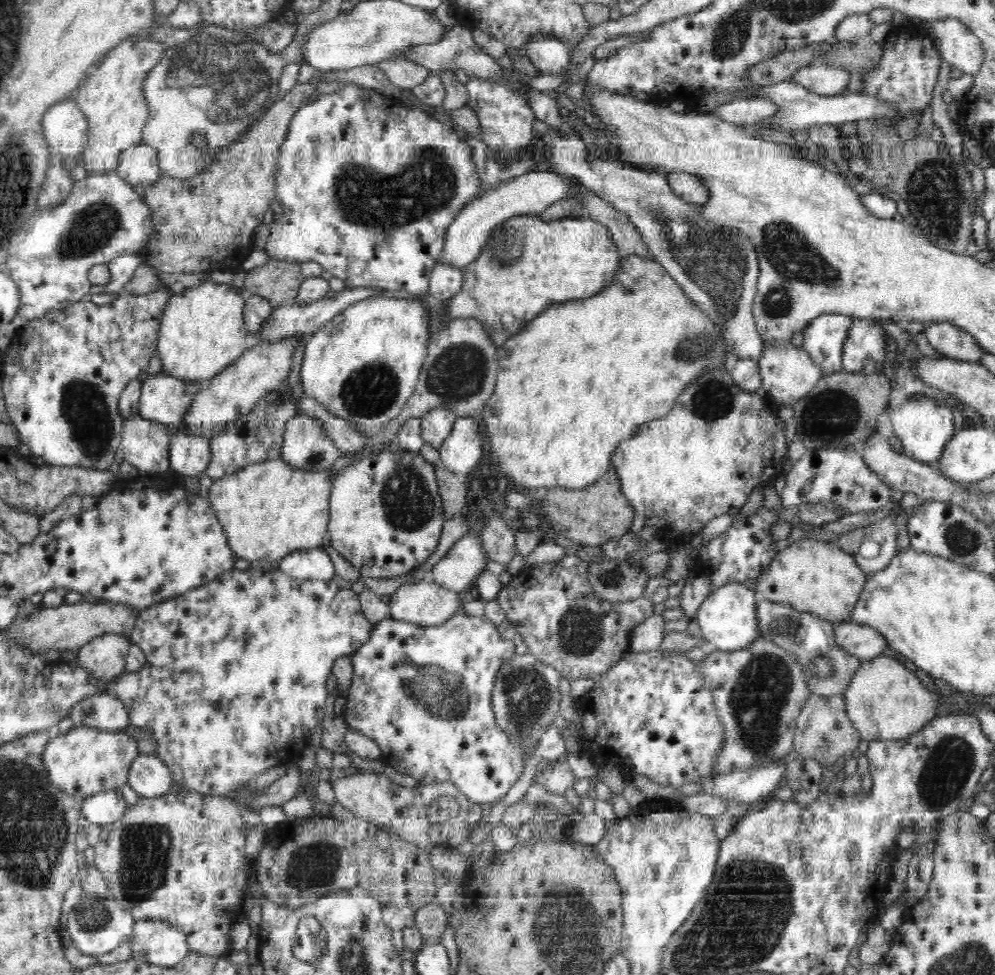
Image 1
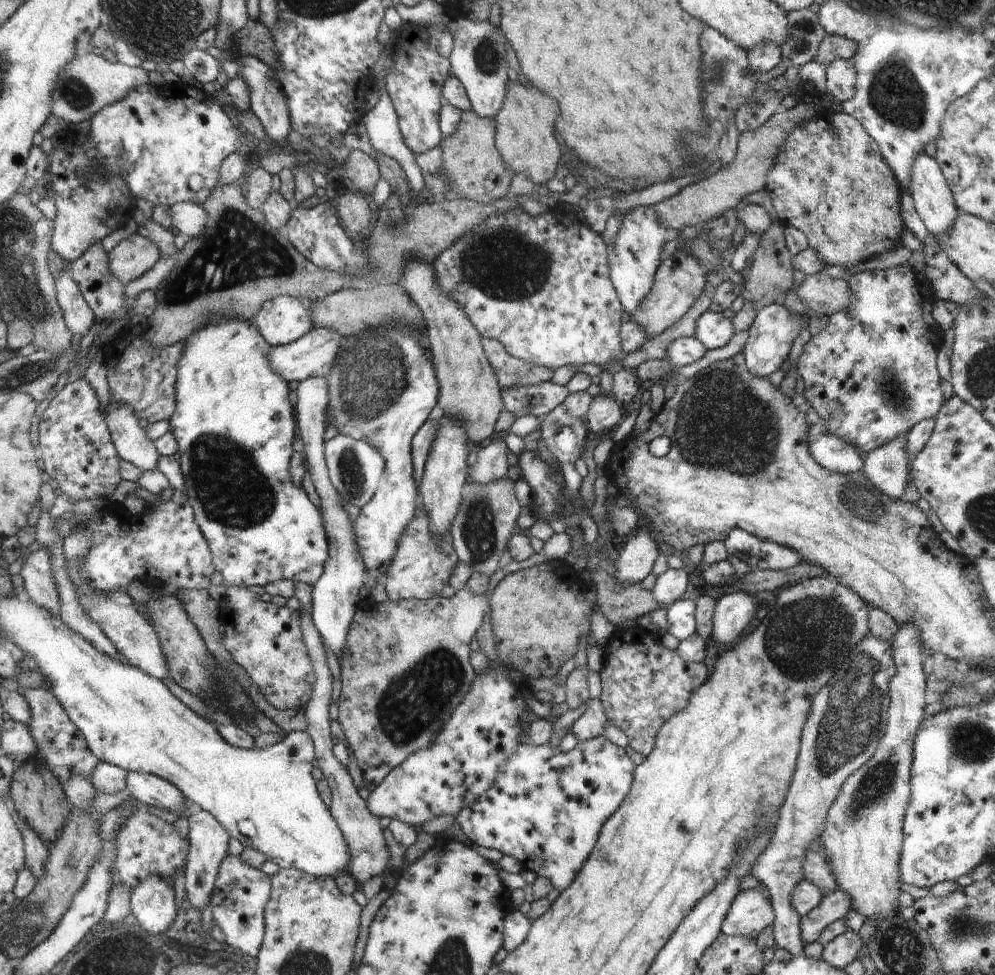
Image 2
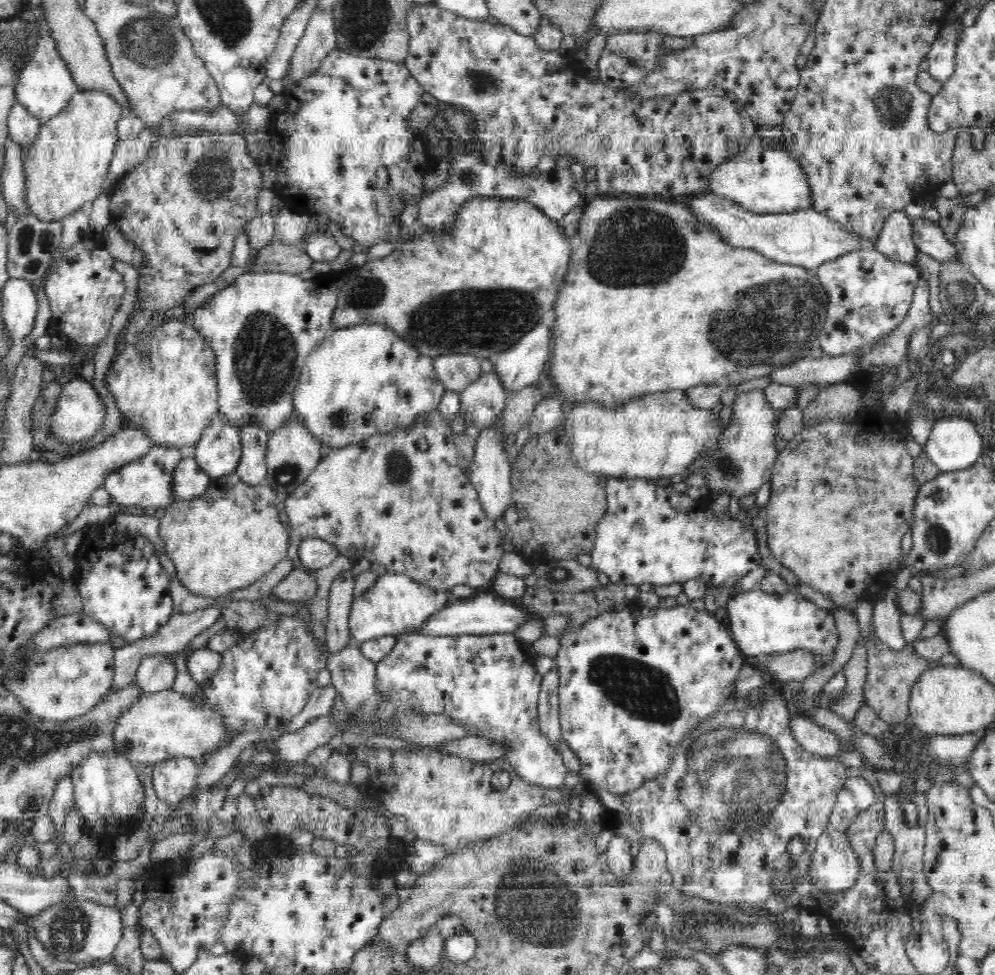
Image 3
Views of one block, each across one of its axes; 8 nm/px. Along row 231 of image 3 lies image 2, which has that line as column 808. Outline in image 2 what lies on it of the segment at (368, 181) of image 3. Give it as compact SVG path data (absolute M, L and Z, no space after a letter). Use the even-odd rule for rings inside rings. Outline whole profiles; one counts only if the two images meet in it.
M899 265L880 271L863 271L860 274L854 274L847 284L850 292L848 307L833 313L826 319L829 320L827 321L828 325L819 334L812 336L811 340L804 346L804 352L802 352L796 368L798 375L804 380L806 388L804 388L803 393L806 397L807 406L816 410L820 418L824 420L827 426L827 434L843 439L844 442L850 443L852 447L858 448L862 455L866 455L880 449L880 446L894 441L900 435L908 434L921 421L936 418L940 414L944 406L944 398L942 398L940 378L938 378L938 370L936 370L936 358L938 358L936 346L941 342L941 330L931 314L937 299L934 297L931 283L924 273L919 275L912 268Z

